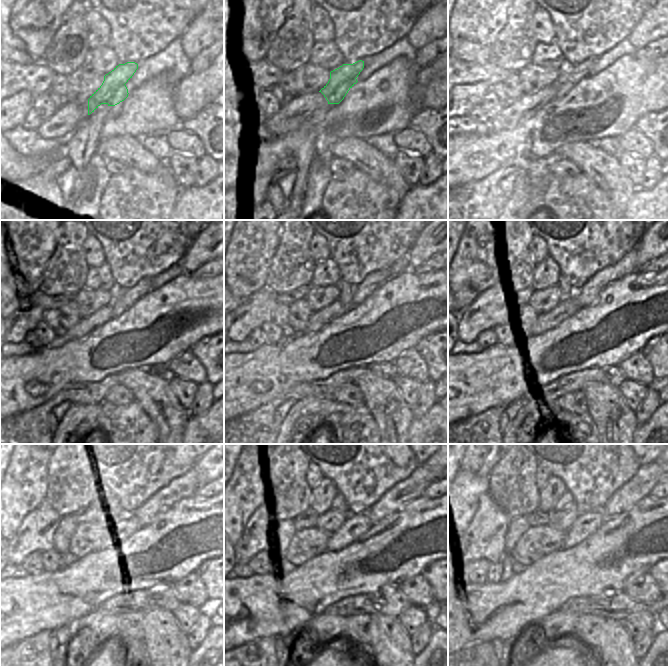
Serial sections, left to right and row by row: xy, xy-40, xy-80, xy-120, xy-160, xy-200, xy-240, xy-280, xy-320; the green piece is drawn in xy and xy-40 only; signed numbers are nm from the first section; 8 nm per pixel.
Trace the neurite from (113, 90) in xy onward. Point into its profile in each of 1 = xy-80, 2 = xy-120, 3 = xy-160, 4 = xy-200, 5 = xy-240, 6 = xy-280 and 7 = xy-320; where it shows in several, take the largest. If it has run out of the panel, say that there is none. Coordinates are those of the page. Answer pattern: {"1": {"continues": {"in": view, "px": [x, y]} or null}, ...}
{"1": {"continues": {"in": "xy-80", "px": [571, 75]}}, "2": {"continues": {"in": "xy-120", "px": [128, 298]}}, "3": {"continues": {"in": "xy-160", "px": [373, 281]}}, "4": {"continues": {"in": "xy-200", "px": [628, 264]}}, "5": {"continues": {"in": "xy-240", "px": [185, 486]}}, "6": {"continues": {"in": "xy-280", "px": [412, 487]}}, "7": {"continues": {"in": "xy-320", "px": [647, 476]}}}

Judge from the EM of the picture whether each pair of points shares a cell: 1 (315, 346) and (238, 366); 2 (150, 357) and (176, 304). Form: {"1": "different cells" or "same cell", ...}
{"1": "same cell", "2": "same cell"}

